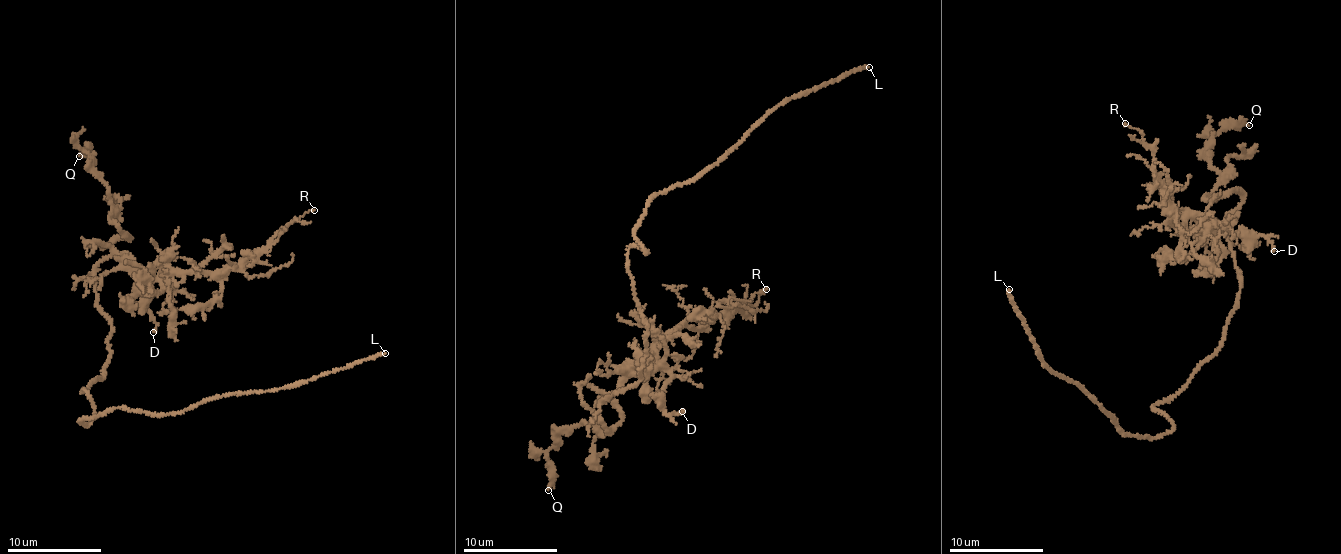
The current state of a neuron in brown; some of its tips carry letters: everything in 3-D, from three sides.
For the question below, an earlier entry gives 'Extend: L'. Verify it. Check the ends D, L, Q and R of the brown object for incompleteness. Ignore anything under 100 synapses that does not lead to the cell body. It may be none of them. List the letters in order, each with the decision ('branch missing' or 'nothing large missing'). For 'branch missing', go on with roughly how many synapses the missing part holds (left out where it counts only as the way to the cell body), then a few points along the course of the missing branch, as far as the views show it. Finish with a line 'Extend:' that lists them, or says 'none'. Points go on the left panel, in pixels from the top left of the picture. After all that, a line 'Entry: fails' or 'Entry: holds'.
D: nothing large missing
L: branch missing; missing branch runs (385, 353), (419, 347), (435, 358)
Q: nothing large missing
R: nothing large missing
Extend: L
Entry: holds

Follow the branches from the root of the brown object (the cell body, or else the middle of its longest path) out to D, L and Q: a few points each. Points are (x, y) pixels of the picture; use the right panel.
D: (1202, 363), (1220, 346), (1240, 288), (1232, 242), (1207, 225), (1262, 236), (1274, 251)
L: (1202, 363), (1152, 407), (1171, 421), (1169, 430), (1155, 437), (1125, 434), (1112, 414), (1047, 367), (1009, 289)
Q: (1202, 363), (1240, 288), (1219, 225), (1199, 229), (1242, 201), (1206, 199), (1220, 177), (1208, 141), (1249, 125)

